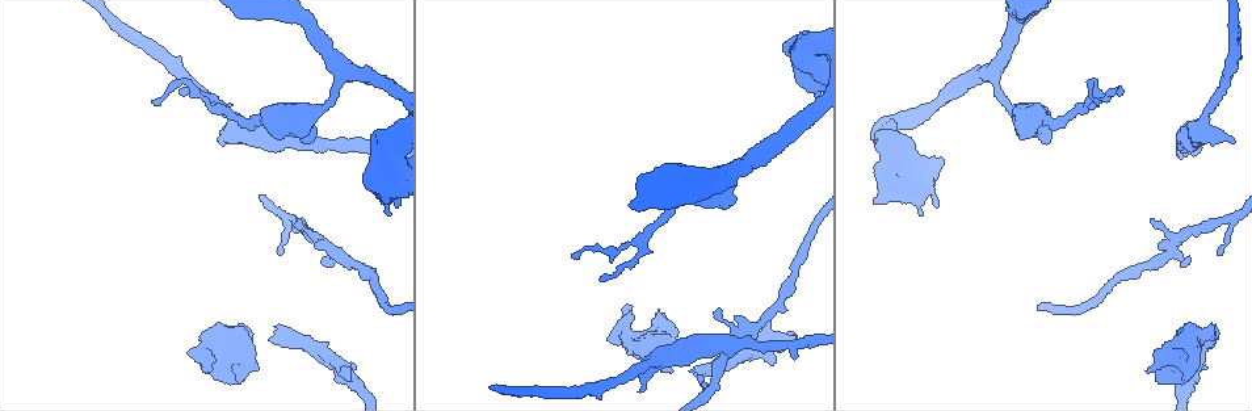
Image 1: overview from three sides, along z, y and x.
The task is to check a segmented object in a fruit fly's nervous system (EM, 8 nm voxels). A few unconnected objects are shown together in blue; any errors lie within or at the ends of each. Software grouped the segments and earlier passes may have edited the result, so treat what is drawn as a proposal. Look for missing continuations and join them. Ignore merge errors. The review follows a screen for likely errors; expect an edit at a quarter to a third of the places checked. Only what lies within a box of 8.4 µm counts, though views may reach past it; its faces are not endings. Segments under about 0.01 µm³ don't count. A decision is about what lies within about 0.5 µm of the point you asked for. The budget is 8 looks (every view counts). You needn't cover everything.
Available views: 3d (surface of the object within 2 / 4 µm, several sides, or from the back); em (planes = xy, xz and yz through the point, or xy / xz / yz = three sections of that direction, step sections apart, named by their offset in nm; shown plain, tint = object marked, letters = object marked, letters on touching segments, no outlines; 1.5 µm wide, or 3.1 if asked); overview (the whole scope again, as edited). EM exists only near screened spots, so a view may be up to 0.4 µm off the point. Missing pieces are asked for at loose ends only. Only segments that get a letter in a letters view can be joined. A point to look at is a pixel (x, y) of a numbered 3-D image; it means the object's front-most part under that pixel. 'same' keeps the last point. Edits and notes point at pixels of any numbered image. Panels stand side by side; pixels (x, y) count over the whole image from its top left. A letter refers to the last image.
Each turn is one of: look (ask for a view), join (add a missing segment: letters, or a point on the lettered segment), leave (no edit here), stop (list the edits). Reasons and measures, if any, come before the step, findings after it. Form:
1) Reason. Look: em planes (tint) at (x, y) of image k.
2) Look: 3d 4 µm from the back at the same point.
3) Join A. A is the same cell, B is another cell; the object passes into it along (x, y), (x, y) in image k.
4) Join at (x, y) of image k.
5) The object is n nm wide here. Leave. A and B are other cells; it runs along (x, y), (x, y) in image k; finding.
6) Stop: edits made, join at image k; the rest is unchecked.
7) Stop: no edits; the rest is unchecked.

Free end. Look: em planes (letters) at (300, 223) of image 1.

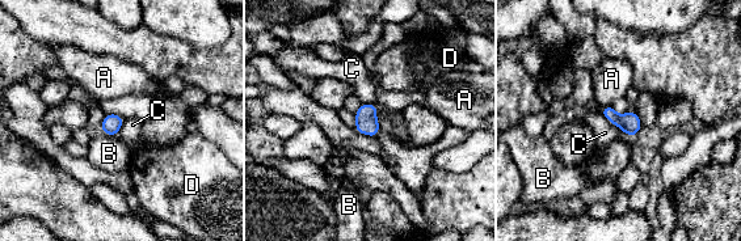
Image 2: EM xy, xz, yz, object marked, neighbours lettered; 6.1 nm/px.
The object is 120 nm wide here. Leave. A, B, C and D are other cells; a border runs along (601, 113), (632, 138) in image 2; none of them fits.

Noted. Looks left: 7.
Free end. Look: 3d 2 µm at (347, 366) of image 1.

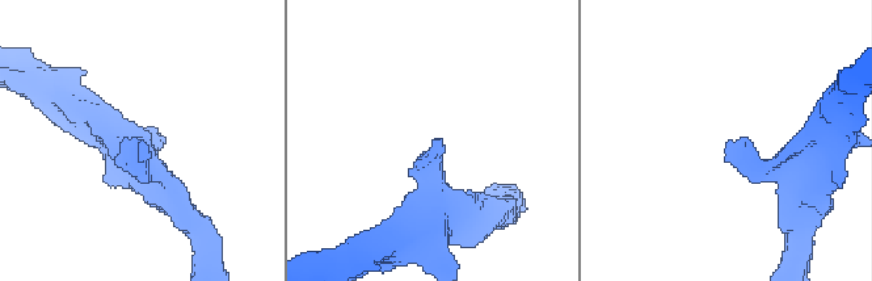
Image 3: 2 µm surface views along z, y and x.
Look: em xz step 8 (letters) at (141, 142) of image 3.

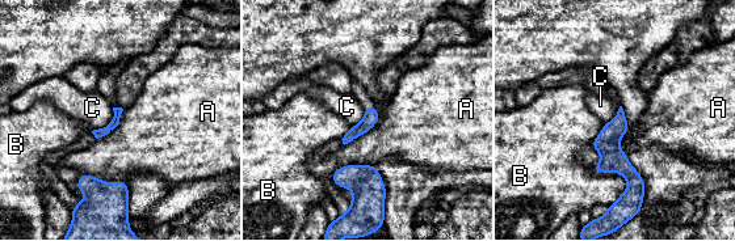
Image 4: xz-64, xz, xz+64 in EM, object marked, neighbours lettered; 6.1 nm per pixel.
Leave. A, B and C are other cells; it runs along (620, 114), (613, 156), (631, 190) in image 4; no lettered segment goes on from it.

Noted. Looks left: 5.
Thin end. Look: 3d 2 µm at (601, 279) of image 1.

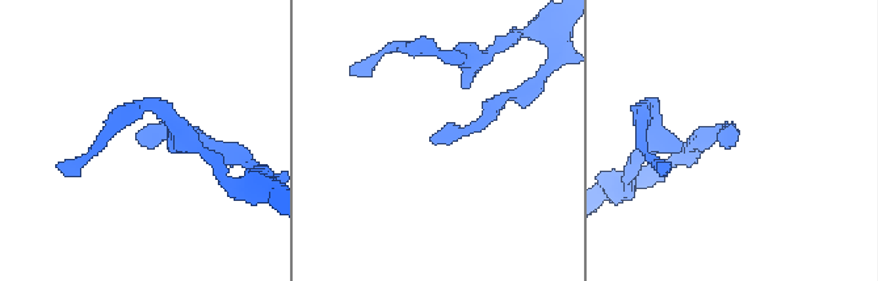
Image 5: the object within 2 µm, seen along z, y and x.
Look: em yz step 8 (letters) at (432, 139) of image 5.

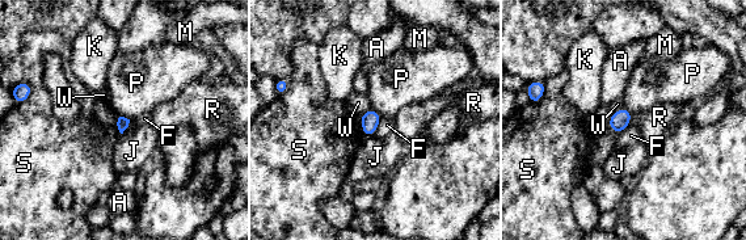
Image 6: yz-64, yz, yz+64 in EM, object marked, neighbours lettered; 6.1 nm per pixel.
The object is 70 nm wide here. Leave. A, F, J, K, M, P, R, S and W are other cells; a border runs along (130, 121), (122, 133) in image 6; no lettered segment goes on from it.

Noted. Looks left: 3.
Stop: no edits; the rest is unchecked.

